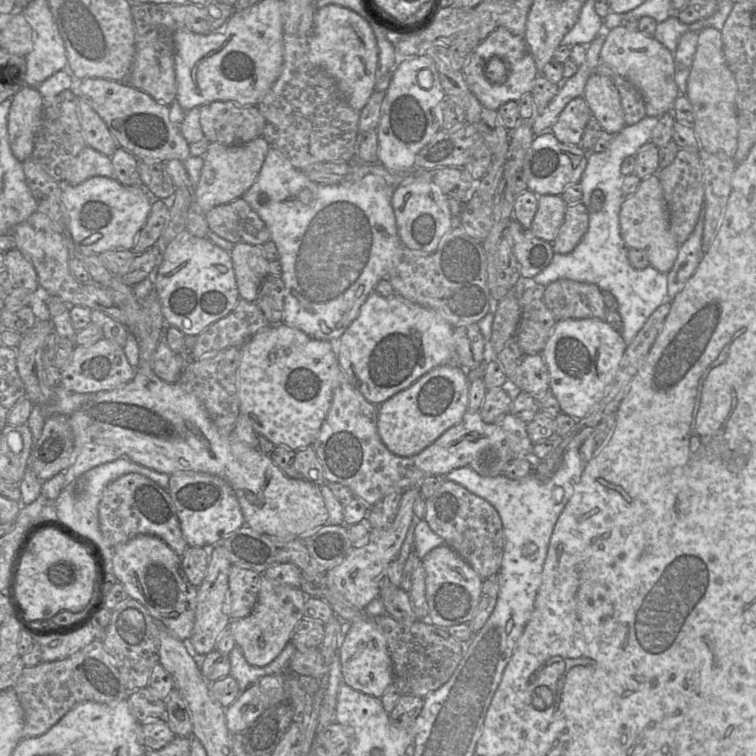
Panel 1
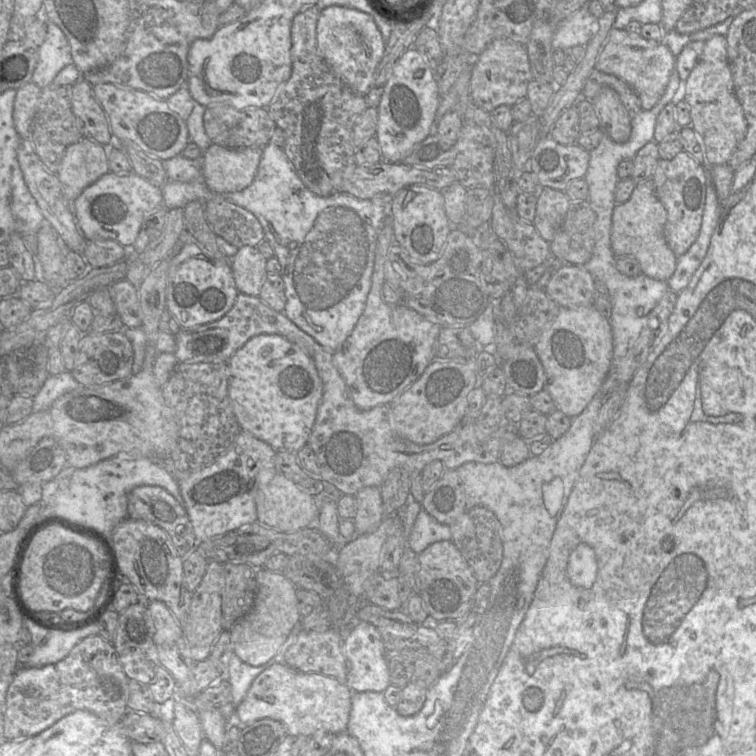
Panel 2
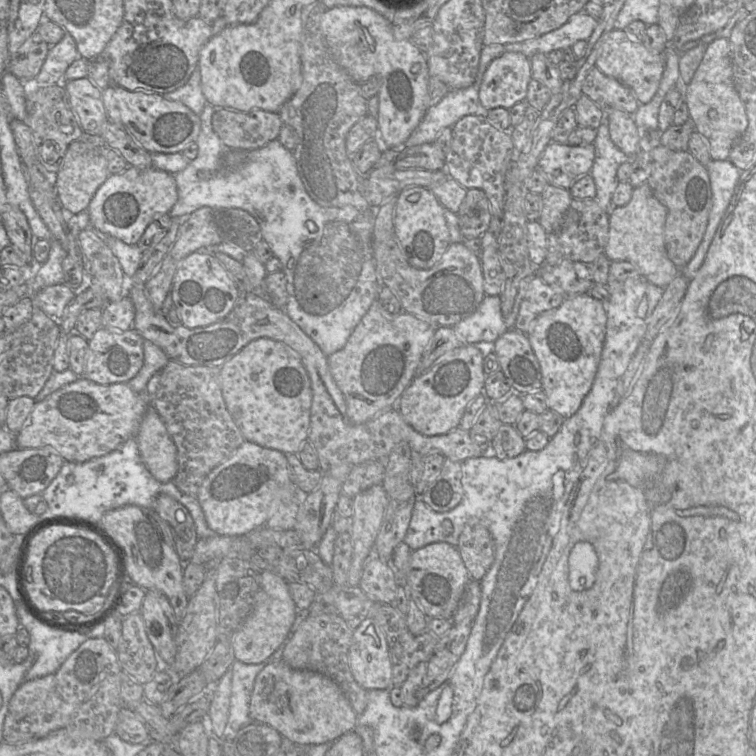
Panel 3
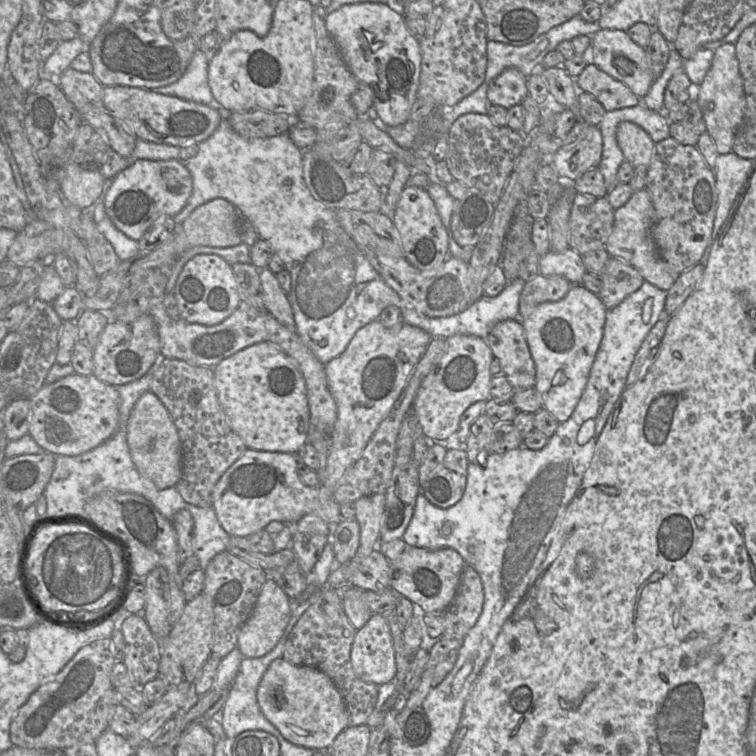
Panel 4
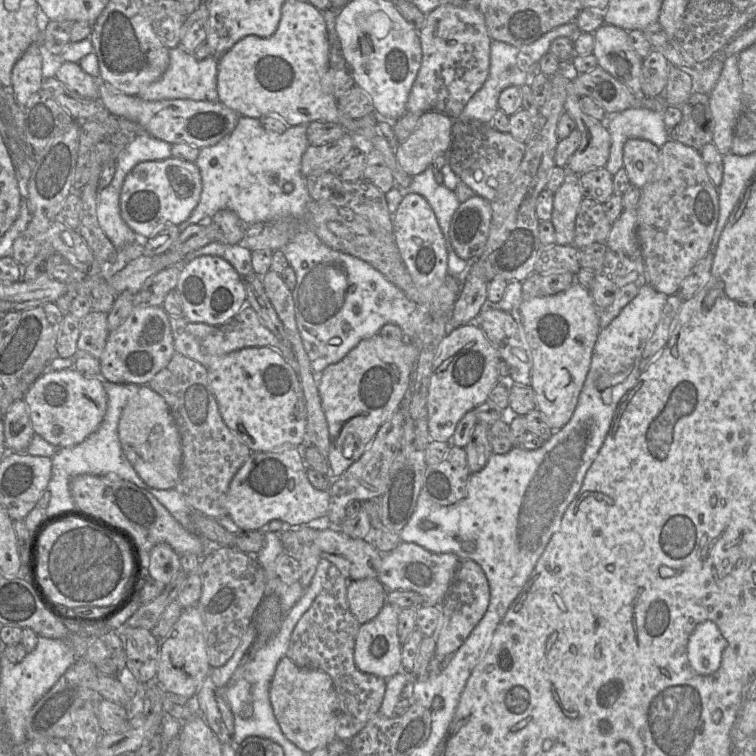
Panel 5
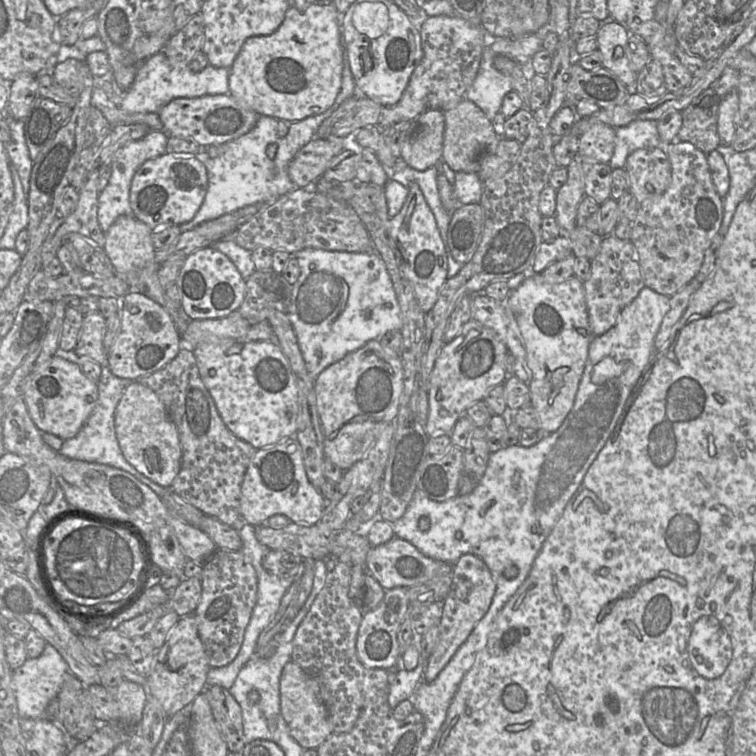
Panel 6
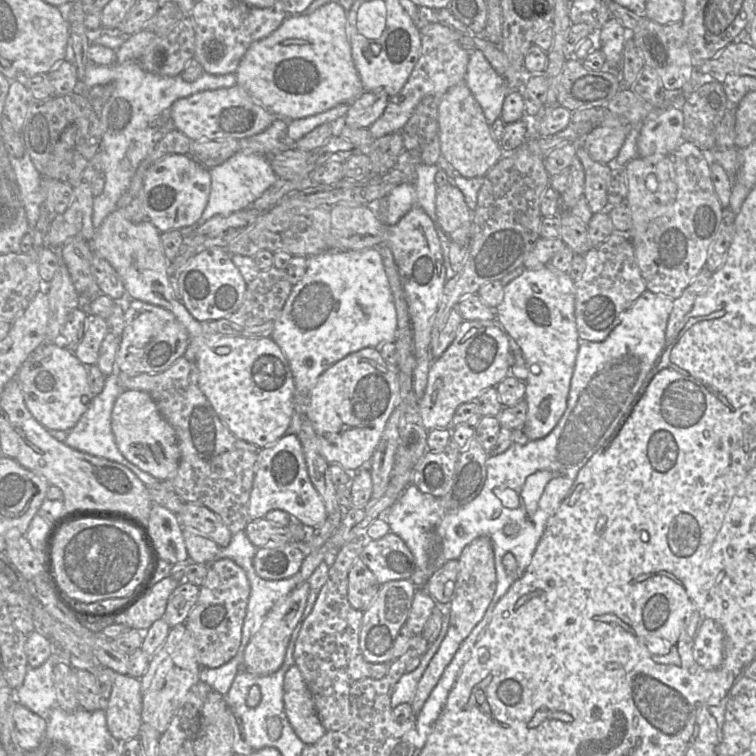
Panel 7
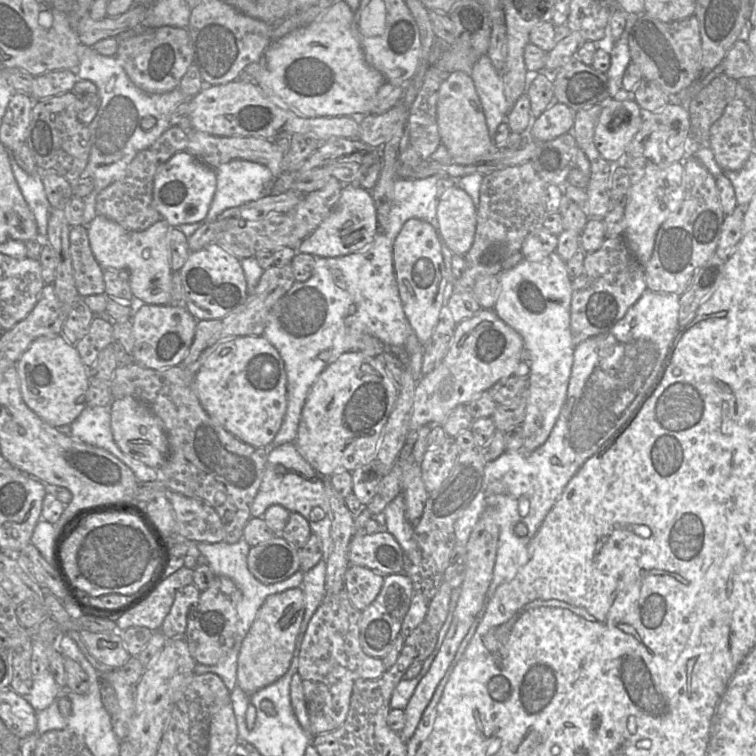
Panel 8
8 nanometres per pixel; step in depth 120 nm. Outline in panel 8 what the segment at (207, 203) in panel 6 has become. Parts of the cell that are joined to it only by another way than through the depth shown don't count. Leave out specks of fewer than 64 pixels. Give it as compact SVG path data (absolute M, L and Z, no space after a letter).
M234 159L221 164L215 168L215 173L216 189L204 220L195 223L181 224L178 227L174 227L183 232L187 238L190 237L202 224L214 221L217 215L224 210L231 207L241 206L262 197L274 179L271 171L266 166L242 159Z

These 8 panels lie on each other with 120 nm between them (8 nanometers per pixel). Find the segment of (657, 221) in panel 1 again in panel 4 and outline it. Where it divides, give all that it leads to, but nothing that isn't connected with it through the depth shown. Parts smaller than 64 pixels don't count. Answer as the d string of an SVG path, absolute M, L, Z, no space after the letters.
M646 189L634 192L629 200L614 210L614 225L605 244L610 256L621 259L637 269L645 281L667 292L676 279L668 265L658 254L652 237L655 224L655 209Z

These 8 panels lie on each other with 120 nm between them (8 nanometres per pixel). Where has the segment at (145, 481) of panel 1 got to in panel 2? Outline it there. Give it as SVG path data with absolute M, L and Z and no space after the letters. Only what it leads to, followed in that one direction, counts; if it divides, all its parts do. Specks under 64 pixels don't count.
M142 485L133 488L128 494L127 518L145 520L162 528L181 558L197 547L198 542L184 506L160 486Z

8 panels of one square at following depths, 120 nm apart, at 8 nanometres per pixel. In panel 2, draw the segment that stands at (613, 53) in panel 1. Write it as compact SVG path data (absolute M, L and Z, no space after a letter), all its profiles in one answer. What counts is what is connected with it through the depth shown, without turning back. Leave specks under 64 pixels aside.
M612 28L595 68L629 84L641 100L642 110L652 109L663 96L676 67L676 57L664 42L649 41L625 29Z

